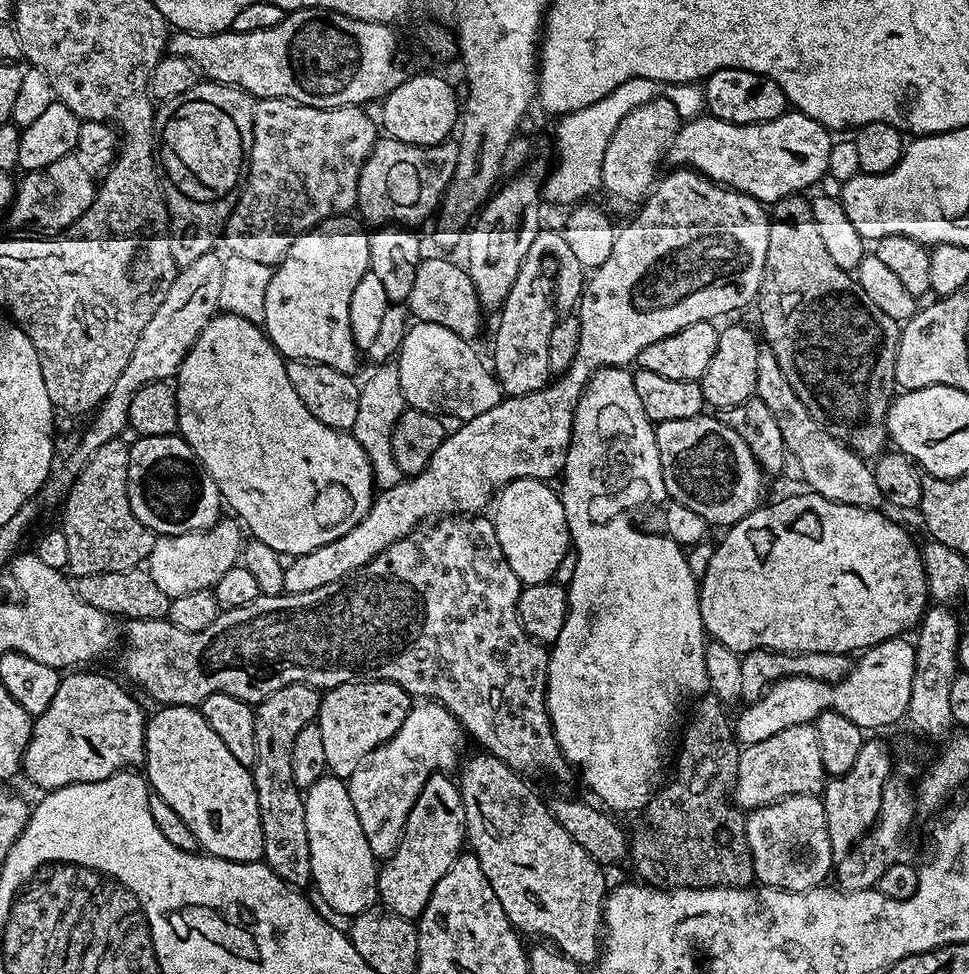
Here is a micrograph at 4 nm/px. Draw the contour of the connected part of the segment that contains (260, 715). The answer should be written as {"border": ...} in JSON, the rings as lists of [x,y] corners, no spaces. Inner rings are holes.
{"border":[[[291,684],[283,687],[282,690],[270,694],[268,699],[255,705],[254,711],[256,713],[256,762],[252,765],[250,771],[252,773],[252,781],[256,787],[258,794],[258,814],[262,822],[262,842],[264,843],[264,854],[262,857],[263,863],[267,864],[269,868],[274,870],[274,874],[278,874],[278,878],[282,878],[285,884],[293,886],[304,886],[300,884],[308,884],[311,881],[311,864],[310,864],[310,845],[307,842],[307,826],[306,826],[306,810],[304,809],[305,797],[302,795],[301,789],[296,787],[294,778],[294,766],[290,766],[290,750],[294,746],[294,738],[298,738],[298,730],[302,730],[302,726],[313,723],[320,715],[320,702],[322,696],[315,688],[309,688],[307,684]]]}

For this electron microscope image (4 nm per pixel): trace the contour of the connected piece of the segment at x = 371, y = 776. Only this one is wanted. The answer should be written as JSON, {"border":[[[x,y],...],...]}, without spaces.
{"border":[[[416,702],[409,707],[396,733],[385,744],[377,746],[356,767],[354,774],[347,777],[350,800],[376,858],[391,856],[398,846],[406,818],[427,780],[461,763],[464,740],[466,732],[449,708],[439,702]]]}

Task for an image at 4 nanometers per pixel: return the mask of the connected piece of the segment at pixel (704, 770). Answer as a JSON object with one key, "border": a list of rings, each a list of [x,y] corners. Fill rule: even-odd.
{"border":[[[705,694],[696,706],[688,729],[683,729],[670,779],[642,809],[640,825],[631,829],[630,863],[636,867],[637,877],[653,886],[746,888],[756,880],[746,838],[746,816],[729,799],[742,748],[718,697]]]}

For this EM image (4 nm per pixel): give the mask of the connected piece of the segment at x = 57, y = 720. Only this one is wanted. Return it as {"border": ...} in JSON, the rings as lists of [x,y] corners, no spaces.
{"border":[[[76,670],[61,679],[58,694],[54,694],[50,706],[46,706],[41,716],[35,717],[32,725],[32,737],[24,751],[22,772],[23,775],[28,775],[30,783],[44,788],[40,790],[98,782],[110,778],[115,772],[143,765],[146,712],[140,709],[139,702],[118,681],[111,680],[100,672],[84,671],[88,670]]]}

